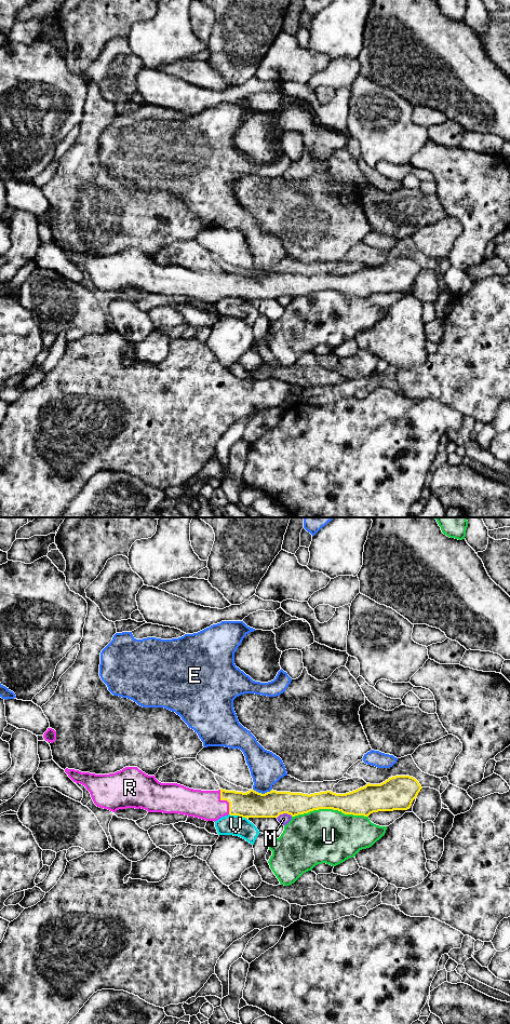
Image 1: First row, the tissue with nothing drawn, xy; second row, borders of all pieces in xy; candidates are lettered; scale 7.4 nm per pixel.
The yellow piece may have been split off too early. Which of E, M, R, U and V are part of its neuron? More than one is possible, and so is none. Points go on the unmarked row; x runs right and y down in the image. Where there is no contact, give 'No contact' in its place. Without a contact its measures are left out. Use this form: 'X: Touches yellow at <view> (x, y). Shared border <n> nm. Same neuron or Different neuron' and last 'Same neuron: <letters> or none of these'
E: Touches yellow at xy (263, 275). Shared border 140 nm. Different neuron
M: Touches yellow at xy (284, 294). Shared border 120 nm. Different neuron
R: Touches yellow at xy (226, 281). Shared border 200 nm. Same neuron
U: Touches yellow at xy (330, 290). Shared border 550 nm. Different neuron
V: Touches yellow at xy (238, 296). Shared border 140 nm. Different neuron
Same neuron: R

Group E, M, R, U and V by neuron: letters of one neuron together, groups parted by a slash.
E / M / R / U / V

